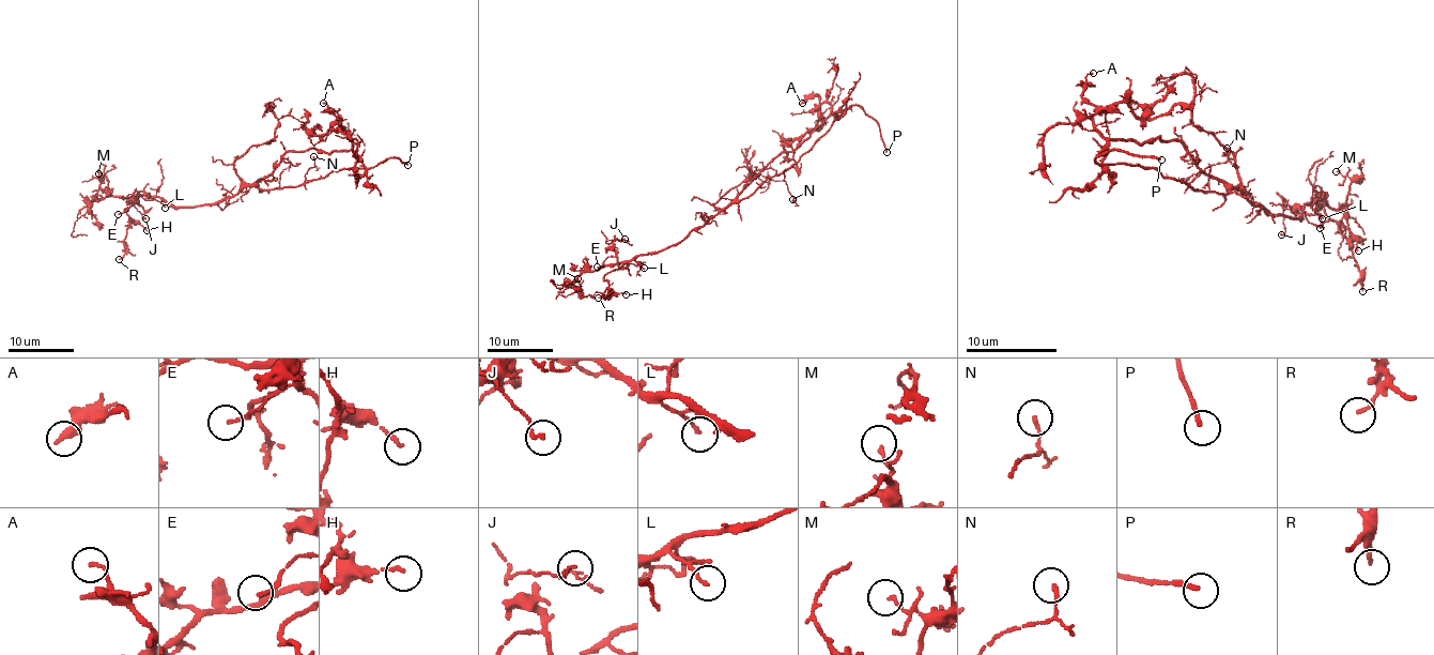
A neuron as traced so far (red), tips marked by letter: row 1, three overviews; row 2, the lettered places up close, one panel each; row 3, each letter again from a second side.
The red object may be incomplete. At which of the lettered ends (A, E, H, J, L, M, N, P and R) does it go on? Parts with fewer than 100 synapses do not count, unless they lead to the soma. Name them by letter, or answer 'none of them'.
P

